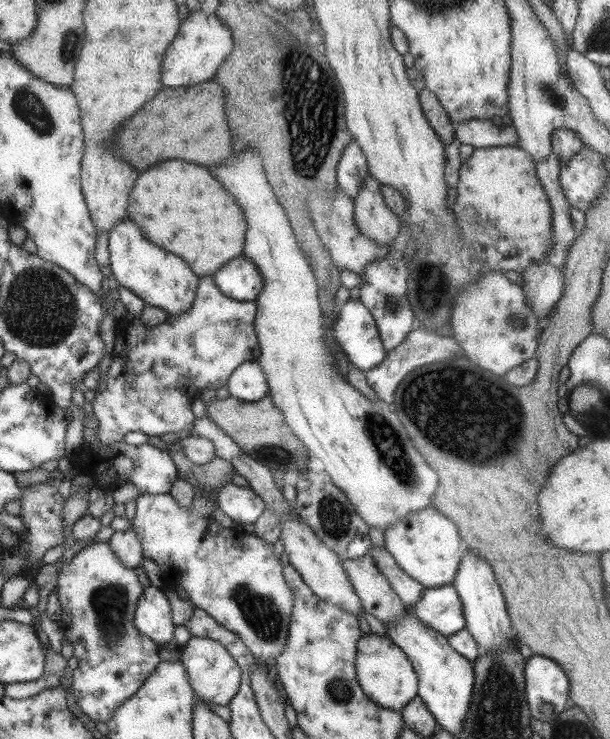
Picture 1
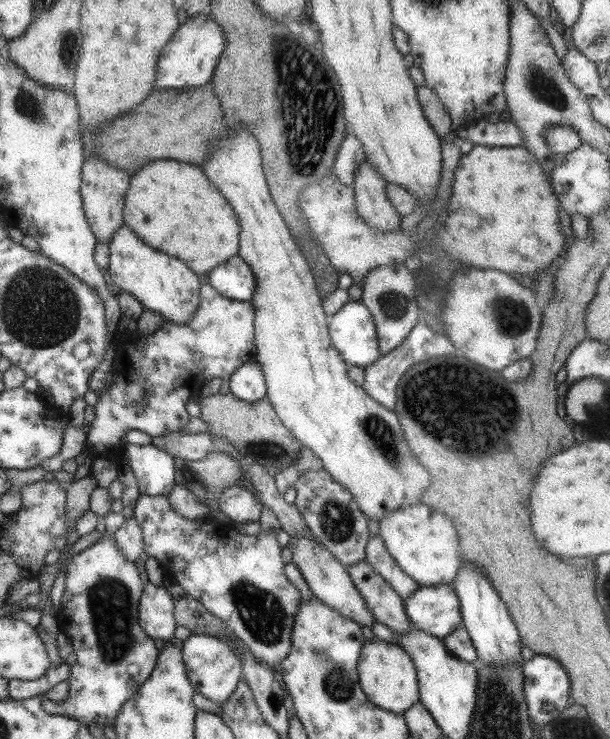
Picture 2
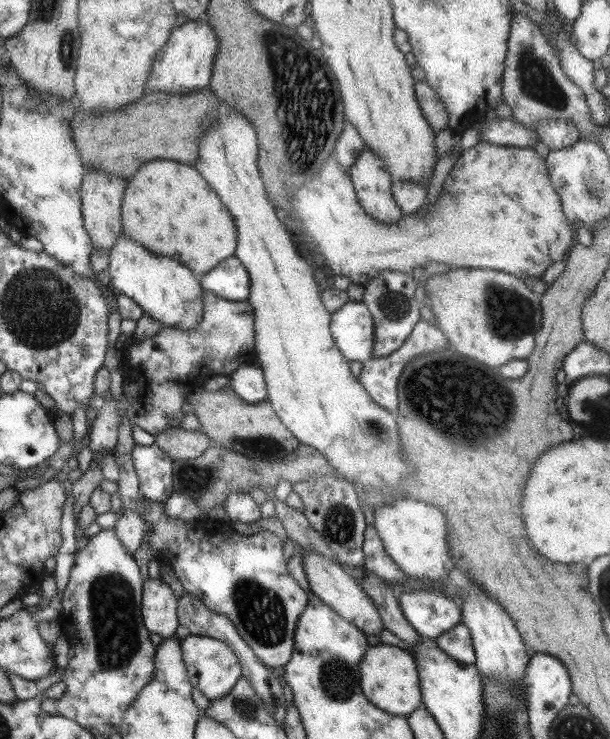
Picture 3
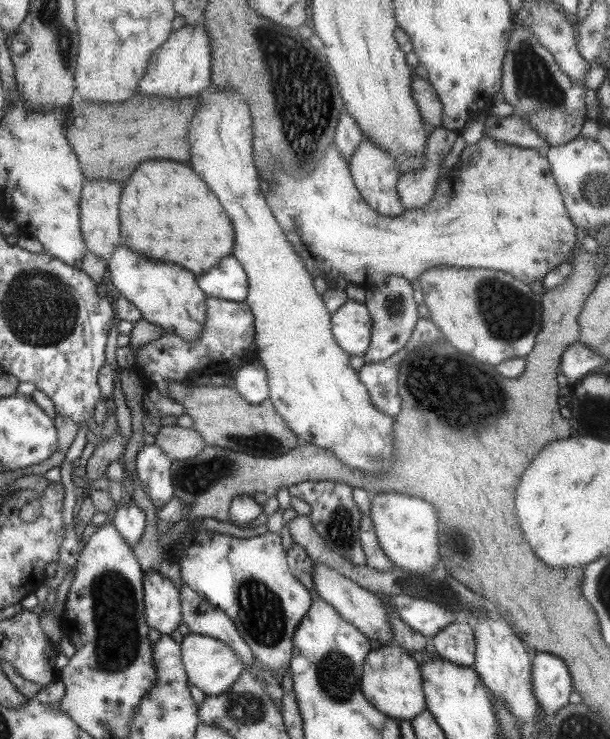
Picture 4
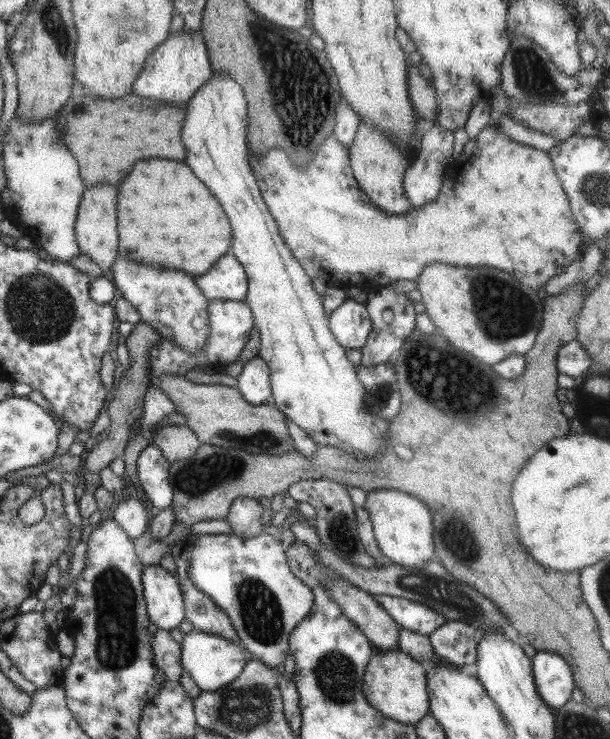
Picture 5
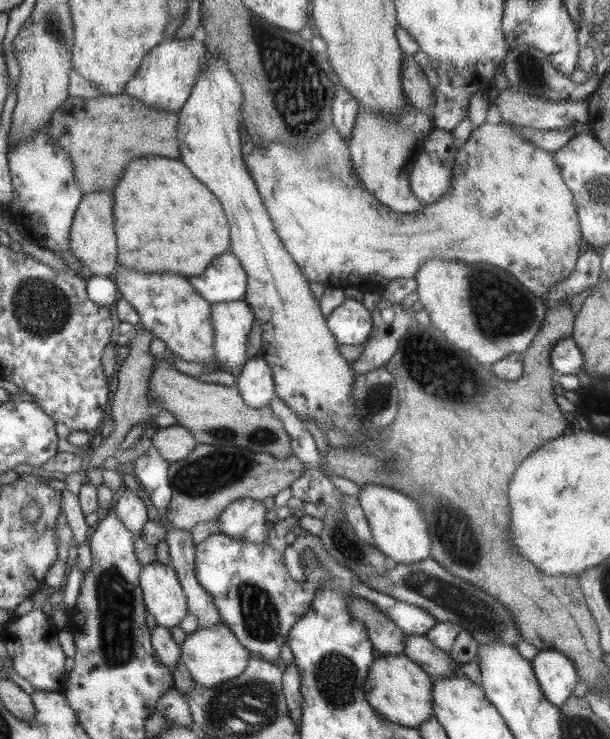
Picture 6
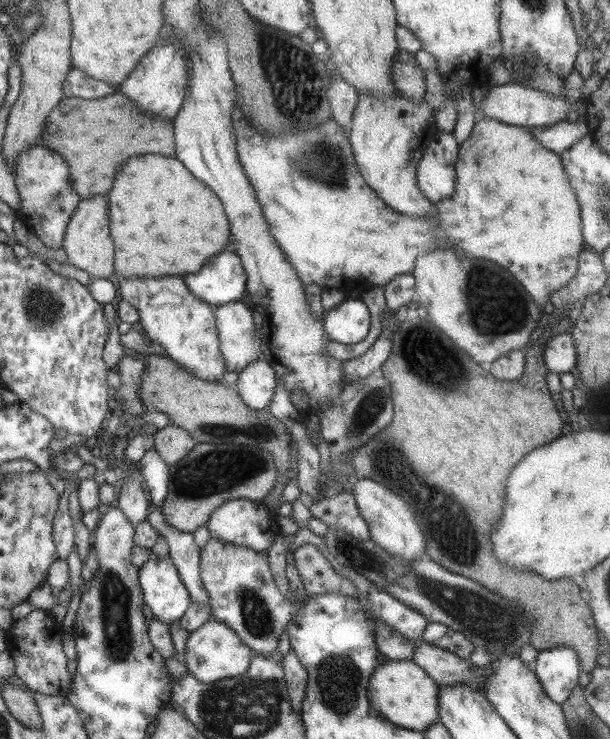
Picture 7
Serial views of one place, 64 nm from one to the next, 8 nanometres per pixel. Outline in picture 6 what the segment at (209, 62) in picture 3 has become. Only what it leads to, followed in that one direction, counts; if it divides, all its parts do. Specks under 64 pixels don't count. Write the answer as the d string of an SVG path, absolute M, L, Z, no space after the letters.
M192 36L164 39L144 53L137 72L125 83L125 93L145 106L165 112L177 112L185 104L193 83L205 68L205 53L204 43L195 41Z

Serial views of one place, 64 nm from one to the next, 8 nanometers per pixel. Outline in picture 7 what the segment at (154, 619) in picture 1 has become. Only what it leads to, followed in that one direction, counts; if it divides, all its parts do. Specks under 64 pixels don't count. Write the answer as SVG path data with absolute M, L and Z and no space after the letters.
M150 554L149 560L138 569L138 584L143 603L161 624L179 622L190 606L189 593L168 557L159 560Z

